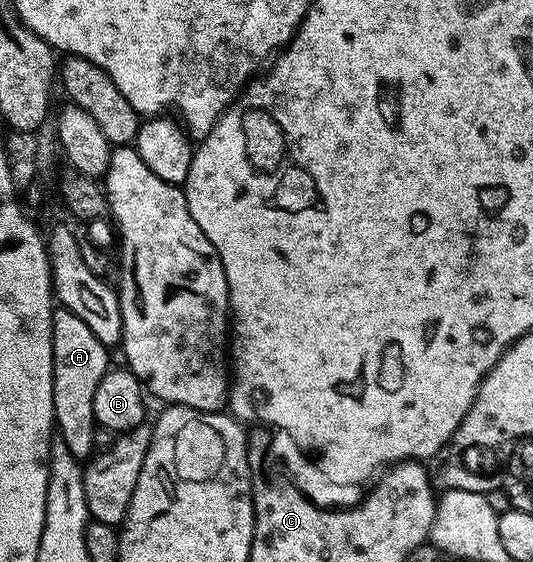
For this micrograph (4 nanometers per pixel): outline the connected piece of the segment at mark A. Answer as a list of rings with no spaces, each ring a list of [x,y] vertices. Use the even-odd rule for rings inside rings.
[[[58,307],[52,313],[52,394],[54,395],[55,426],[60,440],[66,443],[70,453],[76,459],[87,460],[93,454],[94,431],[97,423],[94,419],[94,394],[101,382],[102,375],[108,372],[111,362],[108,353],[109,348],[101,343],[78,315],[74,315],[68,309]]]

